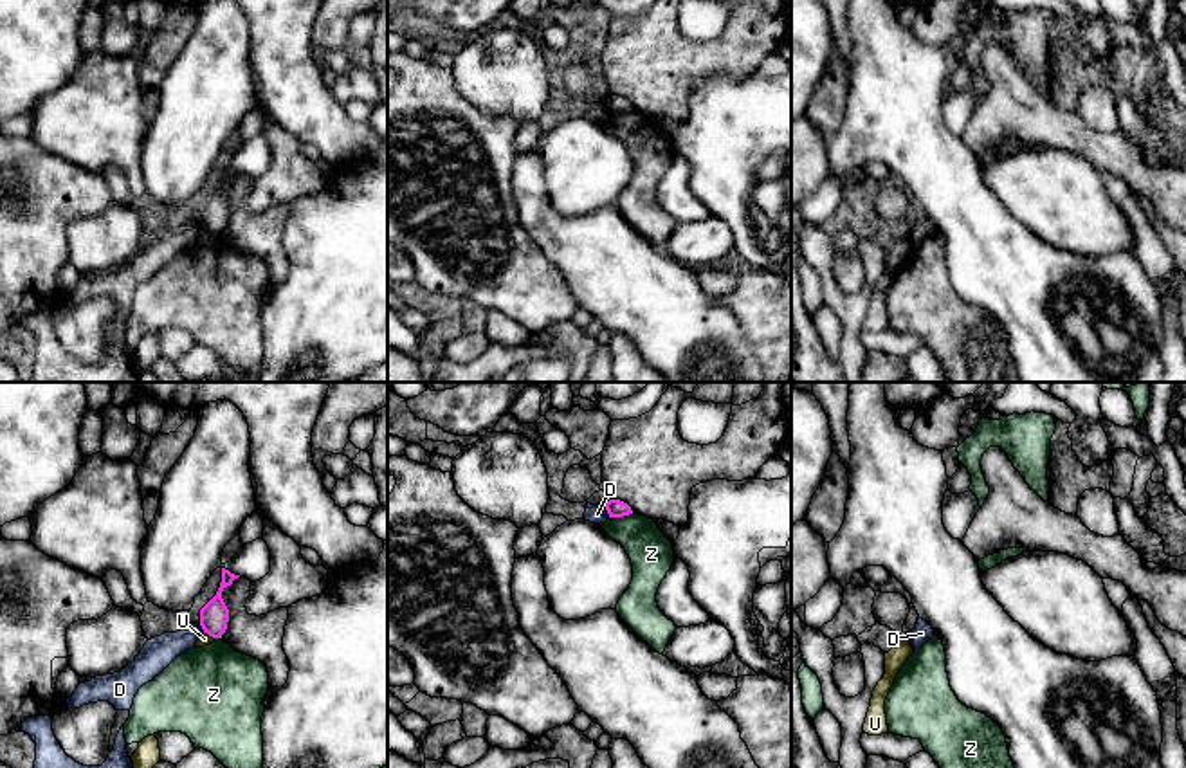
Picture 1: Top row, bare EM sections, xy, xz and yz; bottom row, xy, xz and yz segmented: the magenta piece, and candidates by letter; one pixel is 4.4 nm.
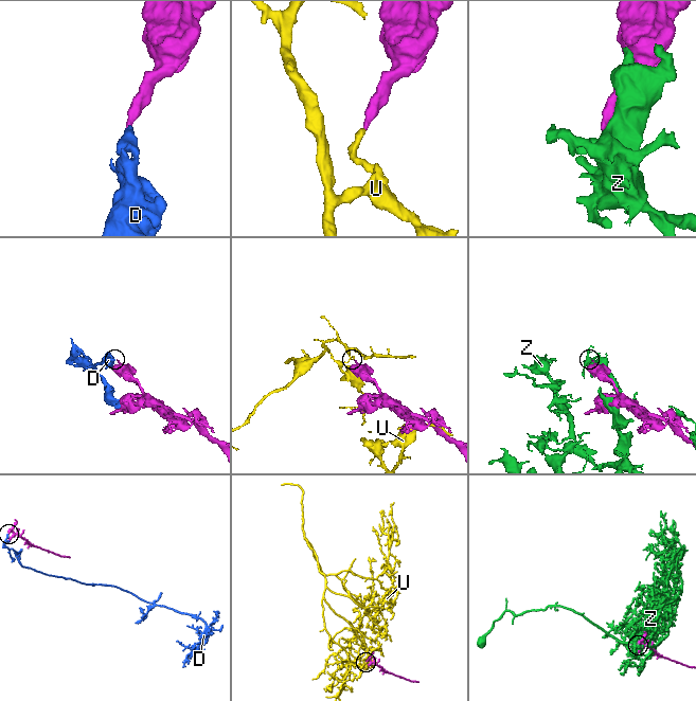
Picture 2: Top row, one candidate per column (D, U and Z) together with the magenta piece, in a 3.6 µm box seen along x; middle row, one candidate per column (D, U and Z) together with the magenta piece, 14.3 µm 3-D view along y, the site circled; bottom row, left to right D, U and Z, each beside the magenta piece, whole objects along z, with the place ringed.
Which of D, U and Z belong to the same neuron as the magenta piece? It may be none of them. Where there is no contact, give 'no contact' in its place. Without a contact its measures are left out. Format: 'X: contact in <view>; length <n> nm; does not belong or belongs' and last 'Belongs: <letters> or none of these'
D: contact in xz; length 50 nm; does not belong
U: contact in xy; length 60 nm; does not belong
Z: contact in xz; length 110 nm; does not belong
Belongs: none of these

